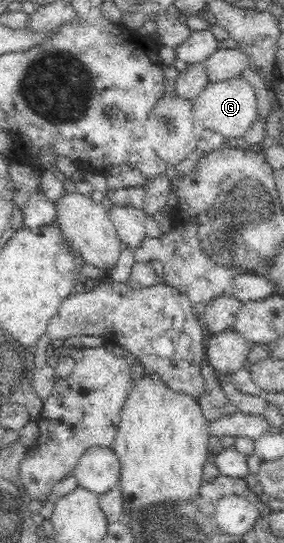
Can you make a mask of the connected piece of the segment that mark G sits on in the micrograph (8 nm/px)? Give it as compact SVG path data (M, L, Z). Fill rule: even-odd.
M239 75L226 81L208 82L193 103L193 119L200 121L205 129L217 131L229 140L243 137L257 120L257 112L258 98L254 88L246 80L239 78Z

